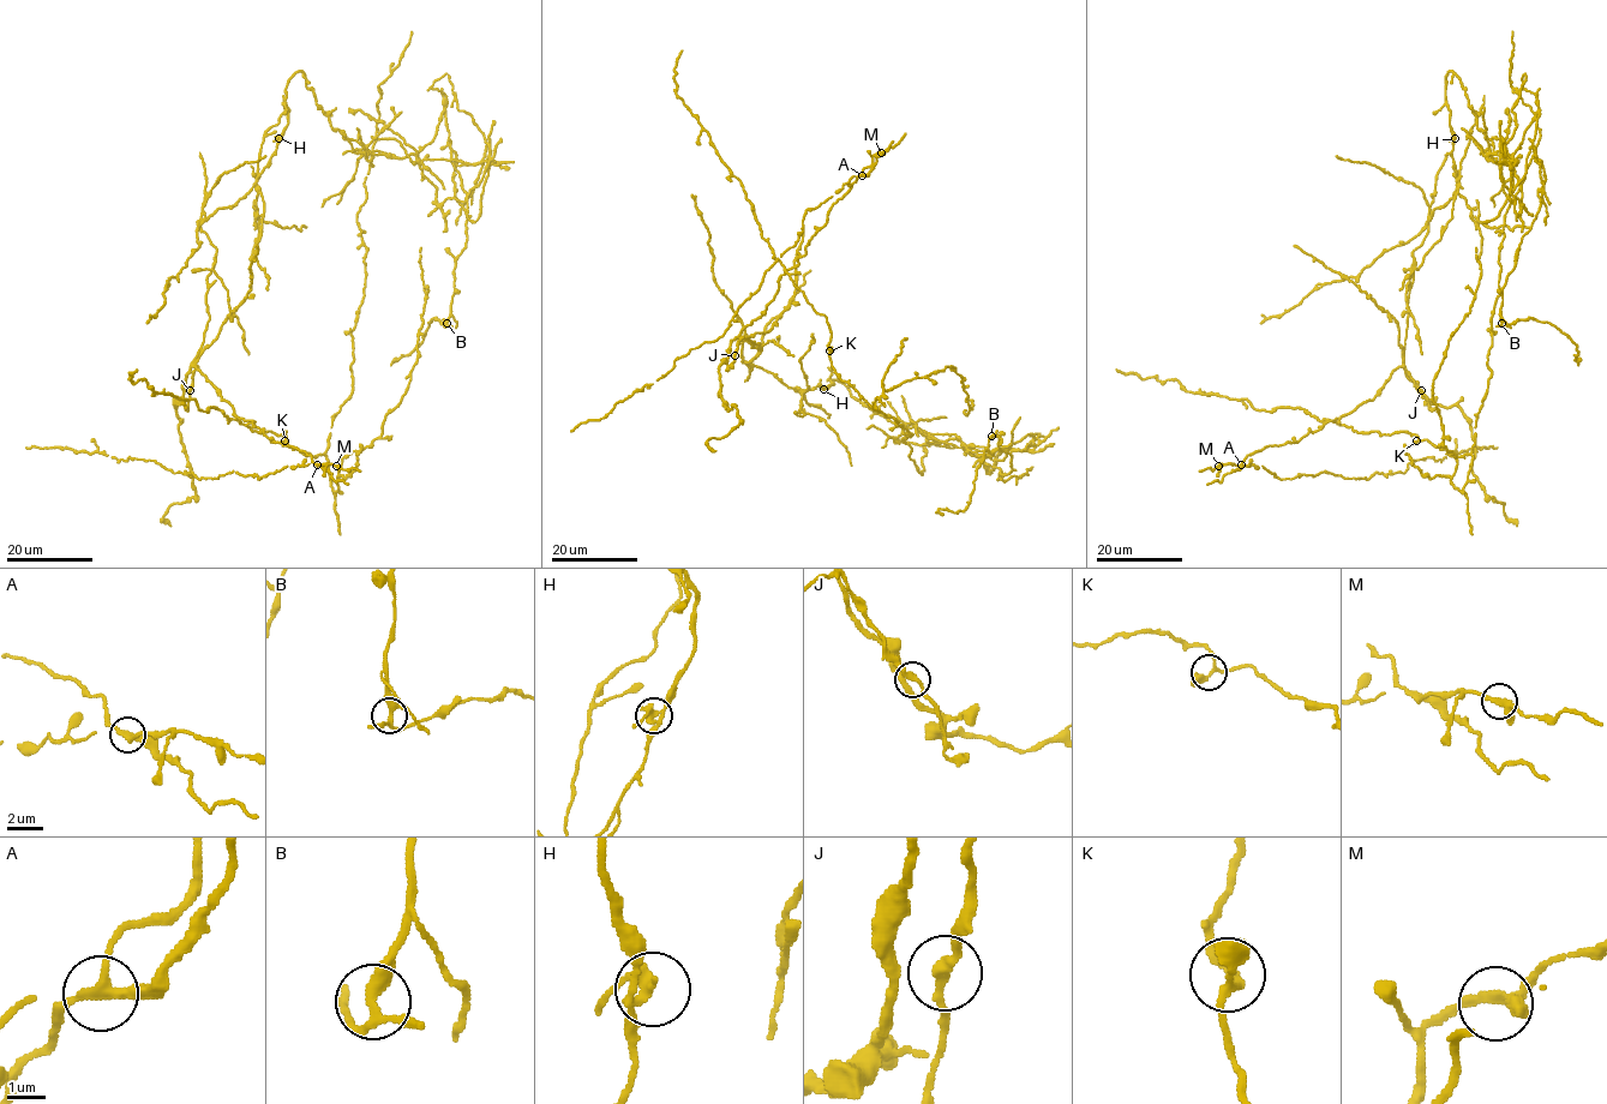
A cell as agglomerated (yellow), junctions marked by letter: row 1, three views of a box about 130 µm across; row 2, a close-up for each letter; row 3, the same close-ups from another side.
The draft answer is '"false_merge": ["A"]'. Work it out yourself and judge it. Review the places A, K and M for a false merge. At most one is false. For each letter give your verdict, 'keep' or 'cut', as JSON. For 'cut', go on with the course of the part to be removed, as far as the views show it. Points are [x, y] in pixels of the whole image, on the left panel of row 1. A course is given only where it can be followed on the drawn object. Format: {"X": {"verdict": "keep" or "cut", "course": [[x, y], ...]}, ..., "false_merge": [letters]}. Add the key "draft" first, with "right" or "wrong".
{"draft": "right", "A": {"verdict": "cut", "course": [[317, 464], [193, 365], [201, 224], [299, 71], [375, 155], [445, 113], [466, 247], [399, 359]]}, "K": {"verdict": "keep"}, "M": {"verdict": "keep"}, "false_merge": ["A"]}

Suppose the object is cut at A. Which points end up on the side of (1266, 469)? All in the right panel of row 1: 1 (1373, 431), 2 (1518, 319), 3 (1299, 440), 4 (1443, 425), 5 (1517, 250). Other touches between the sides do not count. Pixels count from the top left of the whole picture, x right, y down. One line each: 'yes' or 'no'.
1: yes
2: no
3: no
4: yes
5: no

